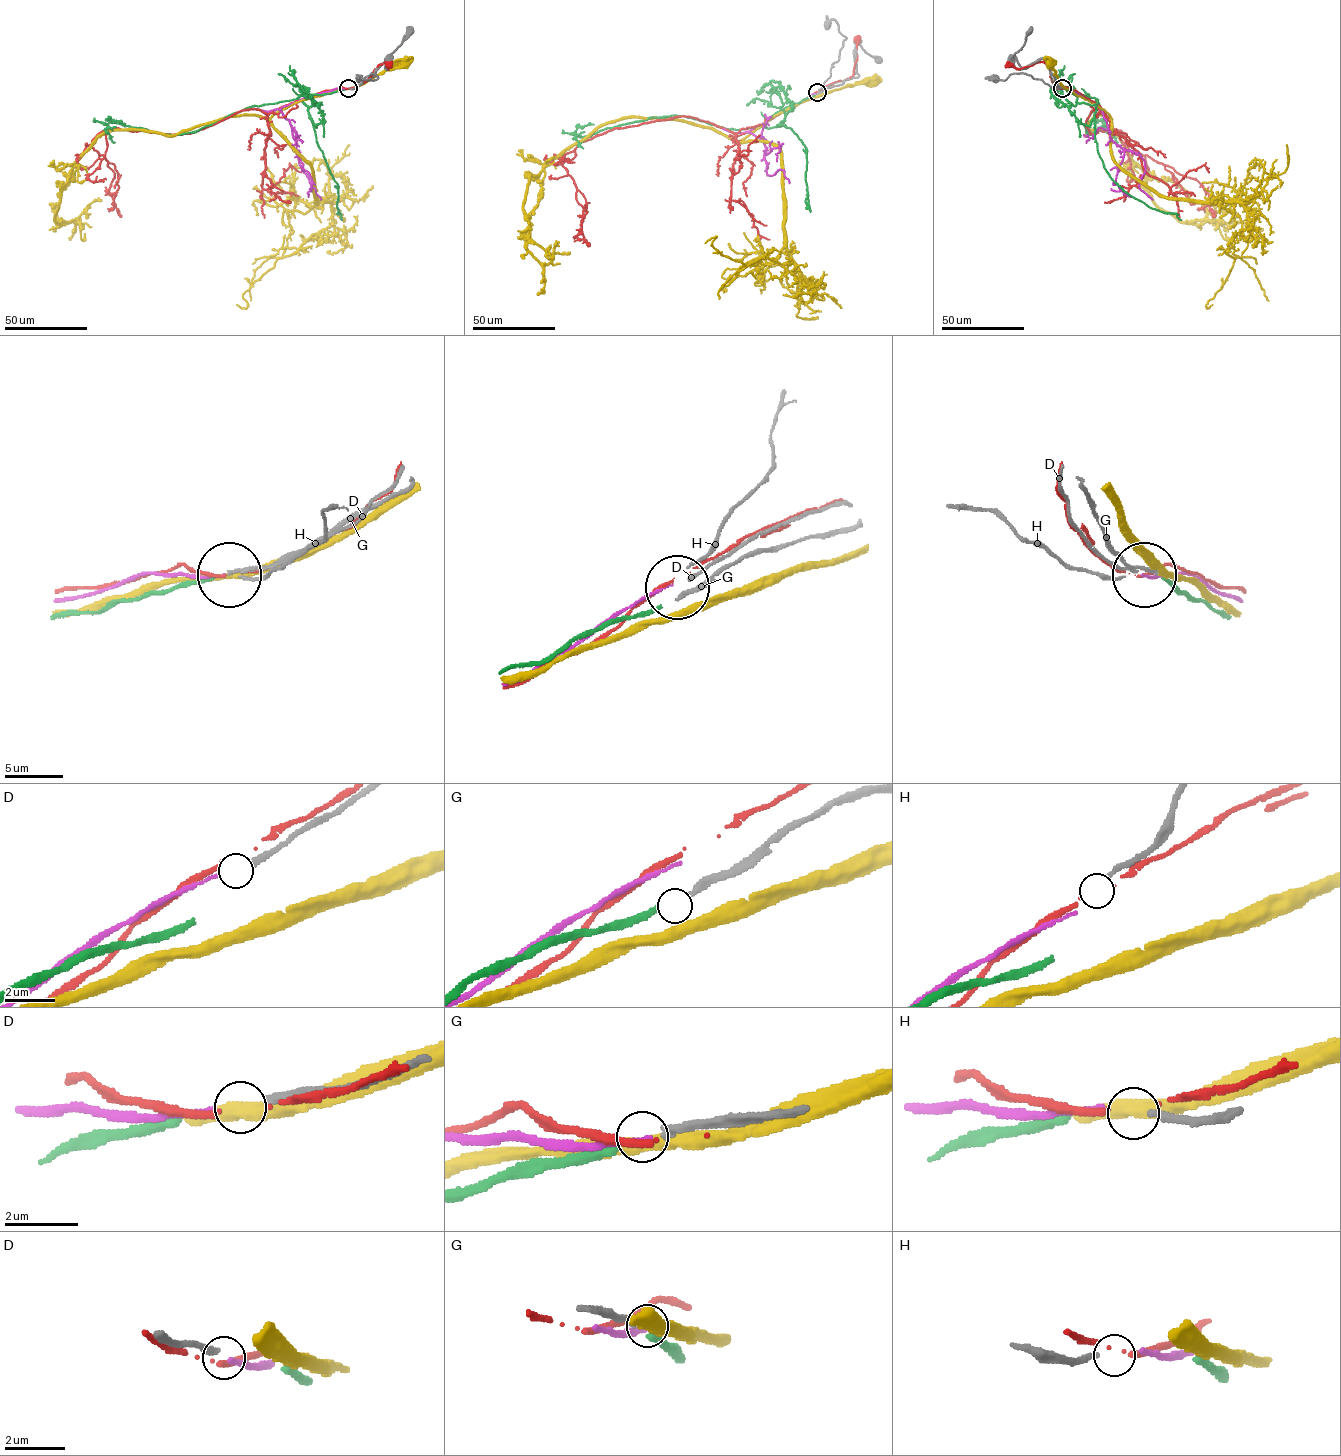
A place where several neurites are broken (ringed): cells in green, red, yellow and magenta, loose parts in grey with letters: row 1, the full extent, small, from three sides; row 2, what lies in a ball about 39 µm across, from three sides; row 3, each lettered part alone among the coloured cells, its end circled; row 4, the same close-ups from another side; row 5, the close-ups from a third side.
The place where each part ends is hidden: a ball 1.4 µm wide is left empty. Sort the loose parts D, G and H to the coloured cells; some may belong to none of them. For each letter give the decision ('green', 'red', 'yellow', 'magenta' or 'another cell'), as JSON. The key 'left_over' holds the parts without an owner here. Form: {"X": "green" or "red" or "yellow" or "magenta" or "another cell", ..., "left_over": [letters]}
{"D": "magenta", "G": "green", "H": "another cell", "left_over": ["H"]}

